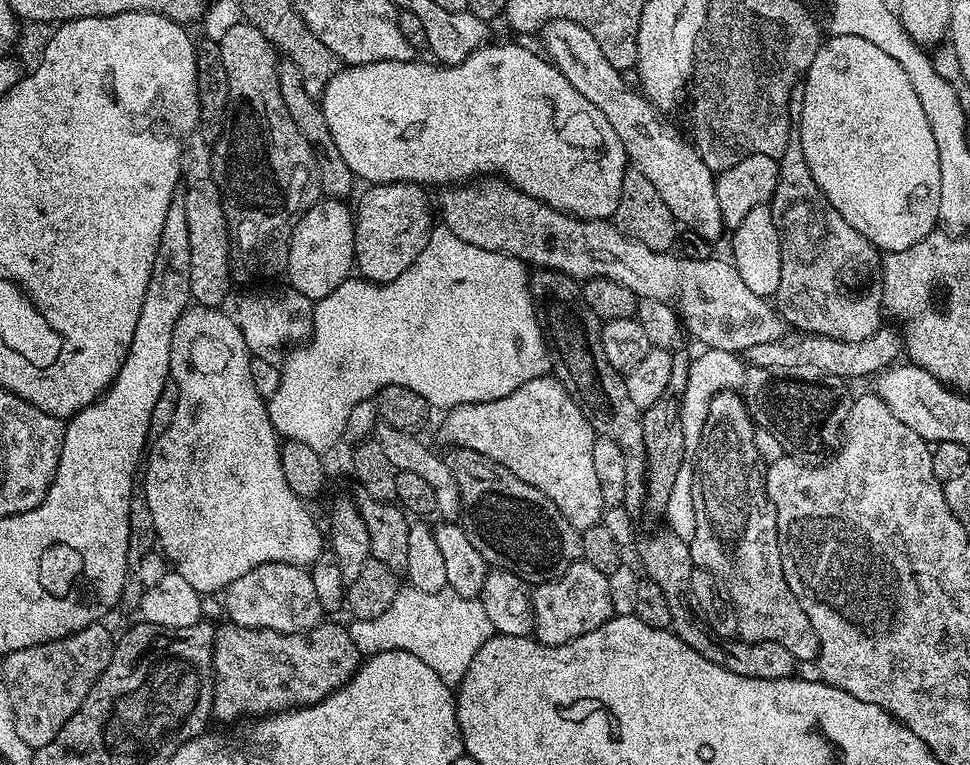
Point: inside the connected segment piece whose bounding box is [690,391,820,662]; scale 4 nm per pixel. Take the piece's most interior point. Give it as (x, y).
(735, 538)

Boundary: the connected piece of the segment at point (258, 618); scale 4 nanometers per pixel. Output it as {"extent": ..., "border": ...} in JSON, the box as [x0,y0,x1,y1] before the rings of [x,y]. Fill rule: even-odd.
{"extent":[223,564,322,632],"border":[[[263,564],[250,574],[242,574],[223,593],[228,607],[227,619],[238,626],[265,628],[275,632],[306,632],[322,620],[318,593],[314,591],[312,574],[308,568],[293,564]]]}

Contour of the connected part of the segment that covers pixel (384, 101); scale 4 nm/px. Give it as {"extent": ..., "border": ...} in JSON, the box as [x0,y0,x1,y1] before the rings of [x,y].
{"extent":[318,42,628,220],"border":[[[489,42],[477,52],[472,52],[468,60],[460,64],[449,64],[447,66],[439,62],[432,64],[419,64],[416,58],[403,60],[402,62],[370,62],[369,64],[354,64],[341,67],[339,72],[330,78],[324,95],[319,97],[318,103],[326,118],[326,126],[330,126],[330,135],[334,137],[334,146],[342,154],[342,162],[350,166],[353,177],[360,176],[369,185],[393,184],[394,182],[406,182],[407,184],[440,184],[439,186],[455,186],[469,178],[492,177],[503,178],[513,184],[518,190],[538,198],[543,204],[549,204],[557,208],[559,212],[566,212],[575,216],[577,220],[608,220],[615,217],[618,210],[618,198],[622,190],[622,178],[624,169],[628,164],[628,156],[624,152],[622,142],[618,142],[618,134],[614,134],[614,126],[606,122],[606,114],[598,110],[570,82],[566,82],[555,64],[545,58],[539,51],[531,52],[520,44],[495,44]]]}

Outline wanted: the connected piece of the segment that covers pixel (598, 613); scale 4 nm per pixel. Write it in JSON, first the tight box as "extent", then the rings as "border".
{"extent":[531,558,614,644],"border":[[[581,558],[555,580],[535,585],[531,593],[535,639],[542,644],[565,644],[567,640],[590,634],[590,630],[598,630],[614,614],[612,583],[602,570],[594,570]]]}

